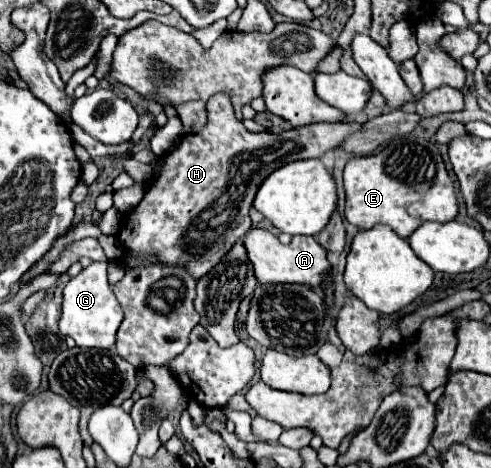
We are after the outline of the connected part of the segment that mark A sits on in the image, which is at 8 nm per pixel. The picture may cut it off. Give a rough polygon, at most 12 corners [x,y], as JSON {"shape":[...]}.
{"shape":[[264,228],[244,236],[258,282],[320,288],[330,270],[312,236],[284,246]]}

